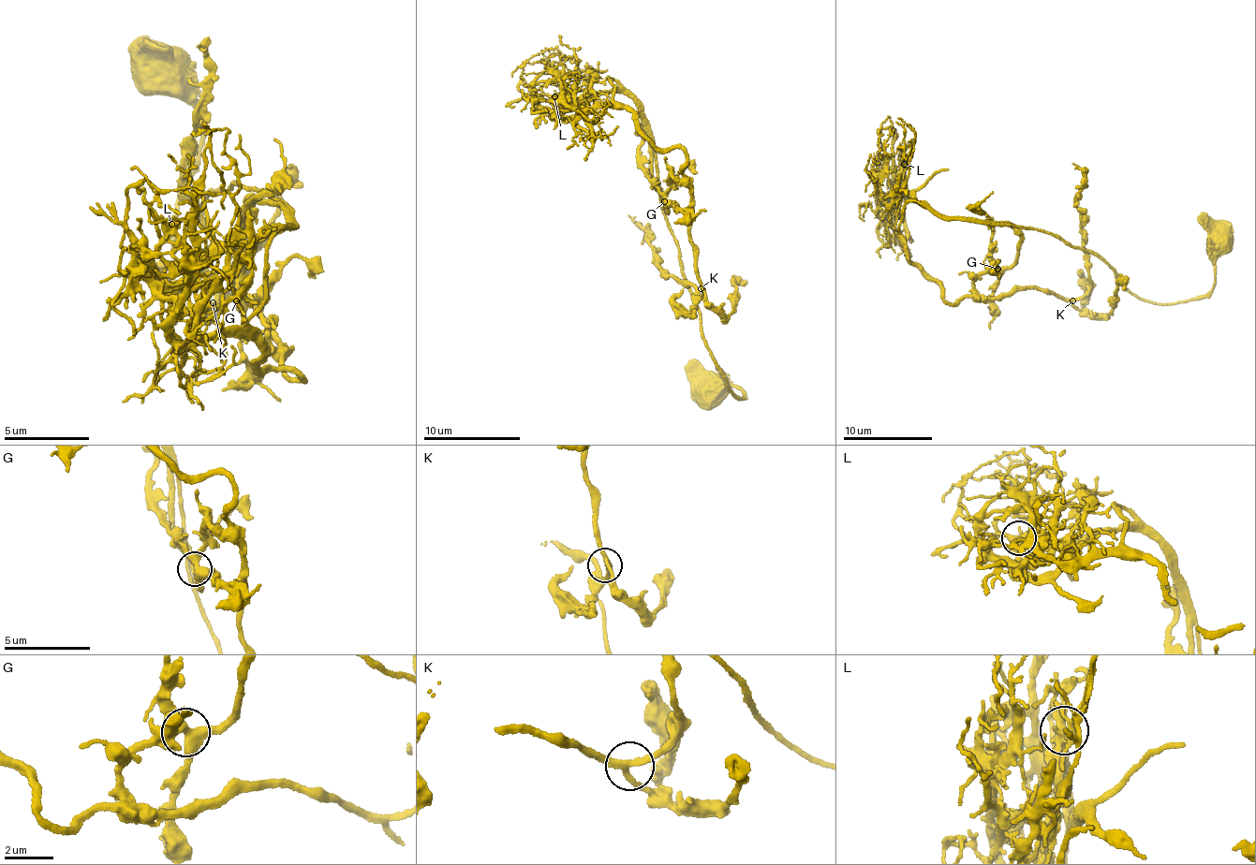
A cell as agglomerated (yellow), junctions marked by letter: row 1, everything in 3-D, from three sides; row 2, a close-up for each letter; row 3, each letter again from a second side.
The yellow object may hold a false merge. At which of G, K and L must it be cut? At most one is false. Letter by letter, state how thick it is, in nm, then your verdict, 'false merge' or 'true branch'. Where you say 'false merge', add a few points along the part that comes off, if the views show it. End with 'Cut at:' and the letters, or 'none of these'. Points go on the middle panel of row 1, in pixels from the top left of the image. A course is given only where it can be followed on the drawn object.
G: 400 nm | true branch
K: 220 nm | true branch
L: 340 nm | false merge | (554, 96), (554, 112), (568, 116), (596, 95), (622, 91), (645, 127), (643, 170), (687, 215), (704, 208)
Cut at: L

